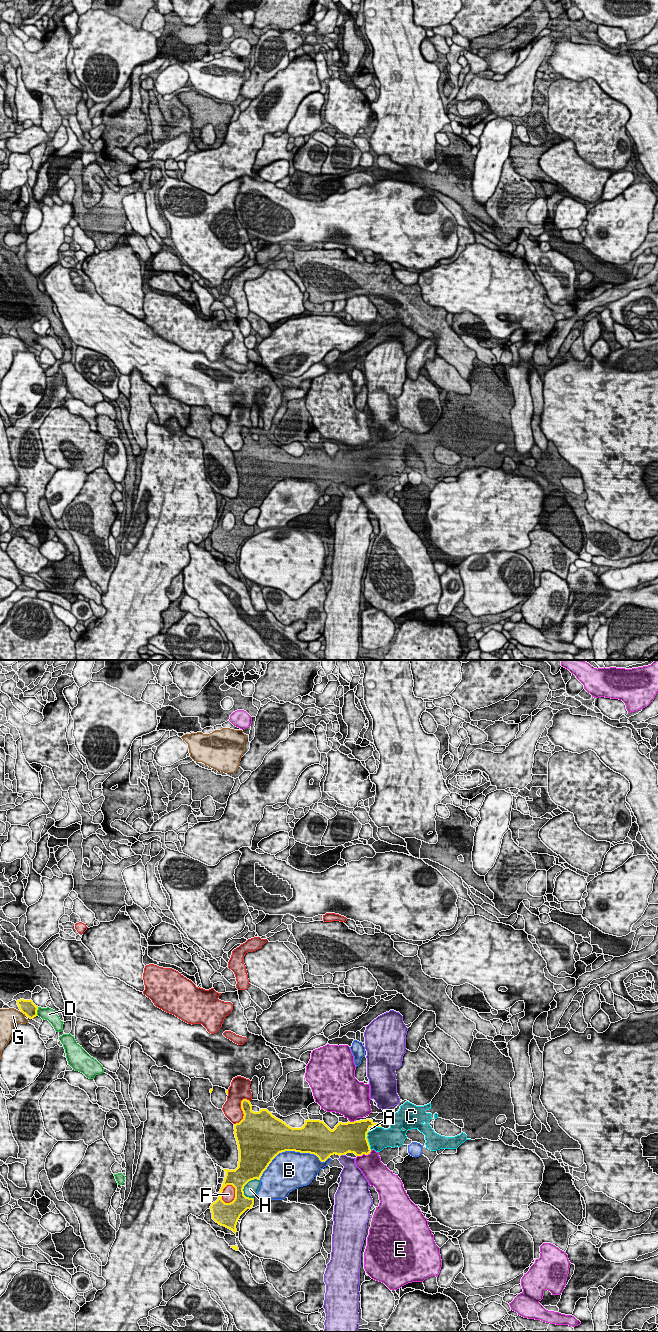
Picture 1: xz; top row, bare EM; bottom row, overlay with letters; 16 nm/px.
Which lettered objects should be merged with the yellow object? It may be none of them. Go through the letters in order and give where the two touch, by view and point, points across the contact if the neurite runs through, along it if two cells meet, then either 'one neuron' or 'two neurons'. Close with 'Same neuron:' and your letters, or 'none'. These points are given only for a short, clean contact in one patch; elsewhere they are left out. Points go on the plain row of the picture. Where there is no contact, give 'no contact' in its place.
A: xz (342, 482) | two neurons
B: xz (291, 478) | two neurons
C: xz (367, 468) | across xz (352, 464), (367, 468), (379, 466) | one neuron
D: xz (36, 339) | two neurons
E: xz (364, 481) | two neurons
F: xz (222, 519) | two neurons
G: xz (23, 341) | two neurons
H: xz (246, 511) | two neurons
Same neuron: C

